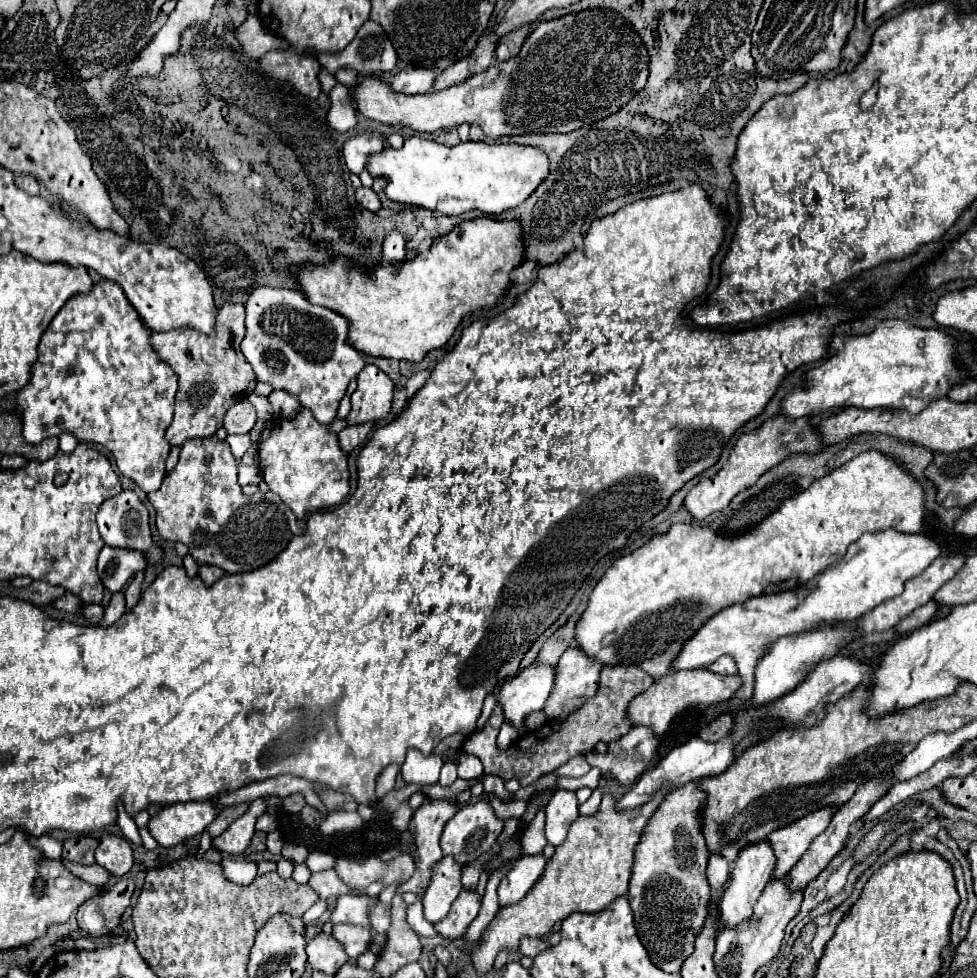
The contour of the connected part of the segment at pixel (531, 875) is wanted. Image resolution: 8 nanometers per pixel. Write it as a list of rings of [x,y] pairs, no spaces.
[[[542,854],[520,858],[498,886],[498,904],[504,908],[520,902],[528,894],[528,890],[536,884],[544,866],[546,858]]]

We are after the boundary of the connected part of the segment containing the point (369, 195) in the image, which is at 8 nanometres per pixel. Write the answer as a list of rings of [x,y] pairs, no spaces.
[[[358,188],[356,190],[356,200],[358,200],[358,204],[362,206],[362,208],[366,208],[366,210],[372,210],[372,212],[378,212],[380,208],[382,208],[382,202],[380,202],[380,198],[378,198],[378,194],[372,190],[372,188]]]

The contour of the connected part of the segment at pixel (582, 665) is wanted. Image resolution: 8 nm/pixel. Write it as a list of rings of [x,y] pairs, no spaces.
[[[570,646],[558,660],[556,664],[556,672],[554,672],[554,690],[548,696],[542,714],[546,716],[548,722],[552,720],[566,720],[572,712],[576,712],[576,708],[580,708],[584,704],[584,700],[592,698],[596,694],[598,688],[598,674],[600,674],[602,664],[596,660],[588,660],[588,656],[584,652],[580,652],[578,648]]]

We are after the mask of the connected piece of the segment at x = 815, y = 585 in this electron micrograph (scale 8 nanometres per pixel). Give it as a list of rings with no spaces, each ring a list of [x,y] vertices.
[[[896,530],[862,534],[860,540],[848,548],[844,560],[826,572],[820,572],[814,576],[814,580],[800,586],[798,590],[750,598],[742,604],[732,604],[708,618],[702,628],[682,644],[678,656],[672,660],[672,672],[708,668],[720,656],[730,654],[738,664],[743,681],[742,687],[733,697],[734,704],[748,700],[752,696],[754,666],[772,642],[776,642],[780,636],[816,628],[818,624],[858,620],[884,600],[898,596],[904,590],[906,580],[912,580],[924,572],[924,568],[928,568],[938,554],[938,542],[926,534],[904,534]]]

